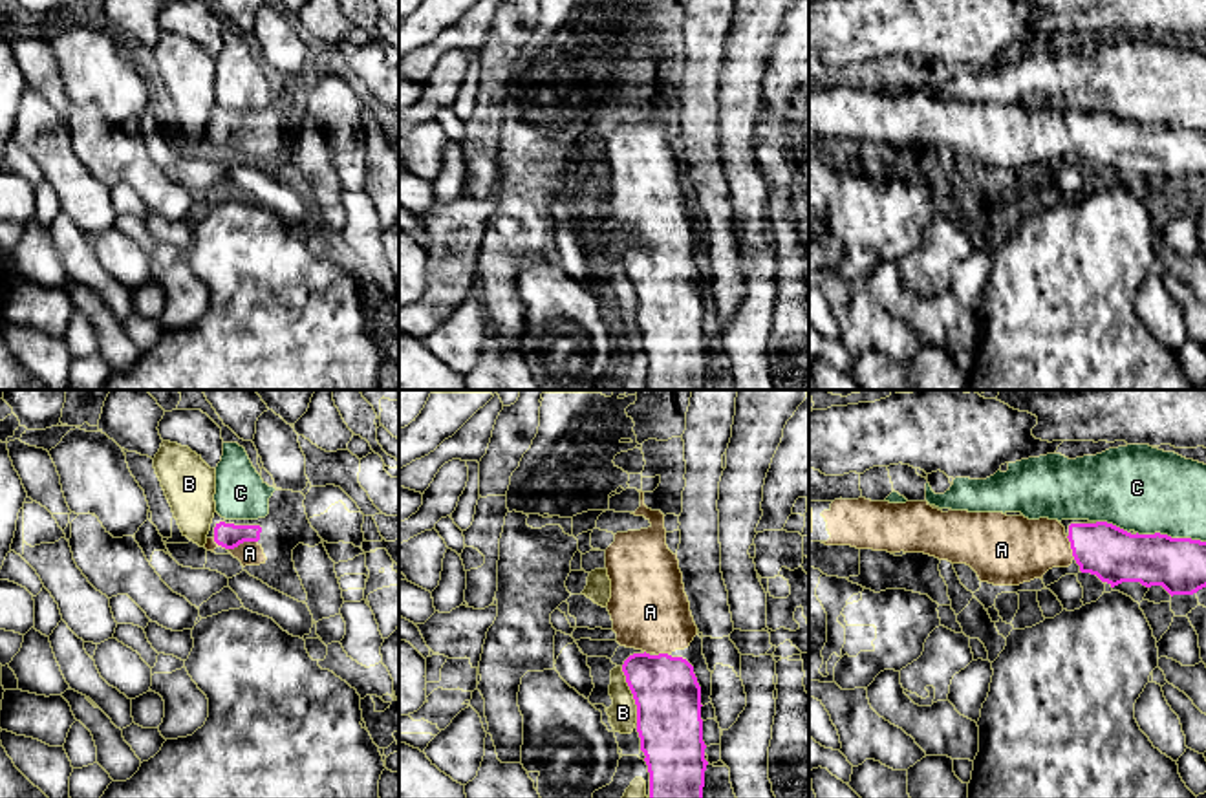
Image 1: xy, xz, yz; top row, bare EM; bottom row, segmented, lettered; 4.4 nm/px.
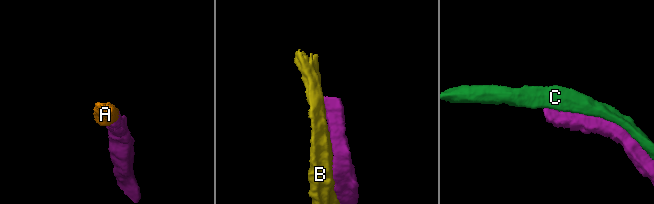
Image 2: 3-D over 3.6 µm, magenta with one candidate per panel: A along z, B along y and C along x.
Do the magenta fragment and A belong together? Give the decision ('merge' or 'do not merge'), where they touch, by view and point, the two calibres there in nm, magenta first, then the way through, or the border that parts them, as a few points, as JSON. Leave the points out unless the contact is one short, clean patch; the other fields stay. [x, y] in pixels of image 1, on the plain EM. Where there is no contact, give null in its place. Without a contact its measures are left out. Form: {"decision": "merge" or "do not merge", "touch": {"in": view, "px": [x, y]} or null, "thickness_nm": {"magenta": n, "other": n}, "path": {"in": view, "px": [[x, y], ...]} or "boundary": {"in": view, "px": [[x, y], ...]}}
{"decision": "merge", "touch": {"in": "xy", "px": [235, 136]}, "thickness_nm": {"magenta": 110, "other": 110}}

